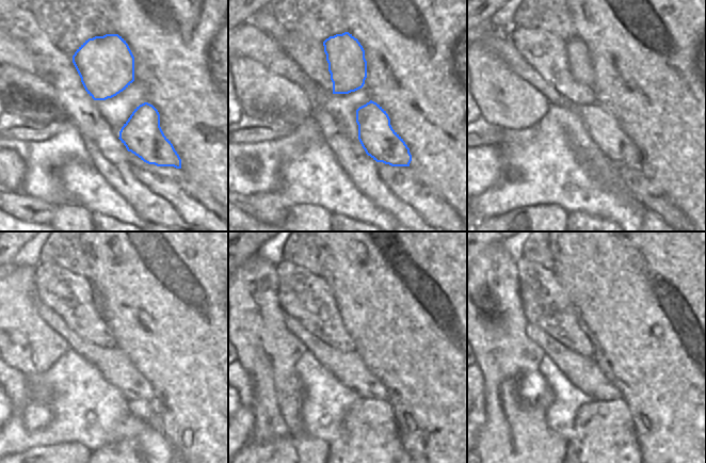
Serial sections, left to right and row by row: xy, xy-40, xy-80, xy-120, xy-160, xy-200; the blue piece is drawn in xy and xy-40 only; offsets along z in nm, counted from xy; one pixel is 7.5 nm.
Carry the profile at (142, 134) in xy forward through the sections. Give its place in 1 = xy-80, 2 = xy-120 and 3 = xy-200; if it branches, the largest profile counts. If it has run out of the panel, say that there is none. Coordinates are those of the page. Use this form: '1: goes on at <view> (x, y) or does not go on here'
1: goes on at xy-80 (604, 130)
2: goes on at xy-120 (115, 367)
3: goes on at xy-200 (582, 371)

